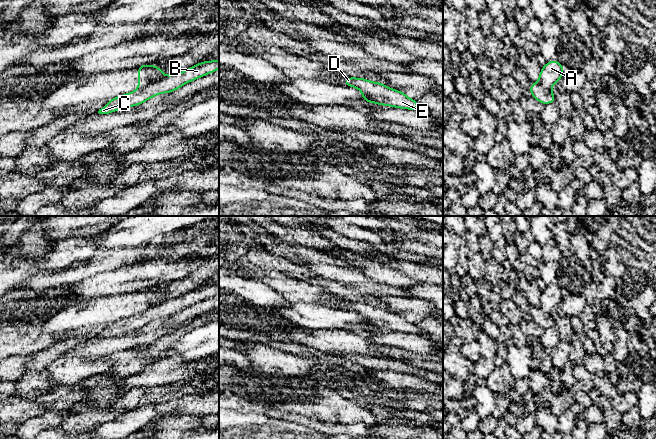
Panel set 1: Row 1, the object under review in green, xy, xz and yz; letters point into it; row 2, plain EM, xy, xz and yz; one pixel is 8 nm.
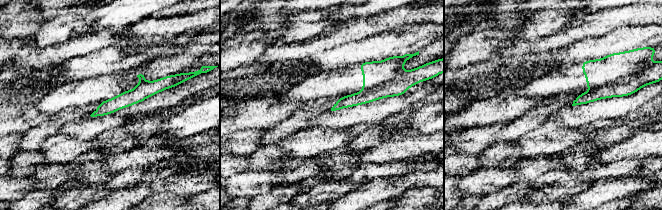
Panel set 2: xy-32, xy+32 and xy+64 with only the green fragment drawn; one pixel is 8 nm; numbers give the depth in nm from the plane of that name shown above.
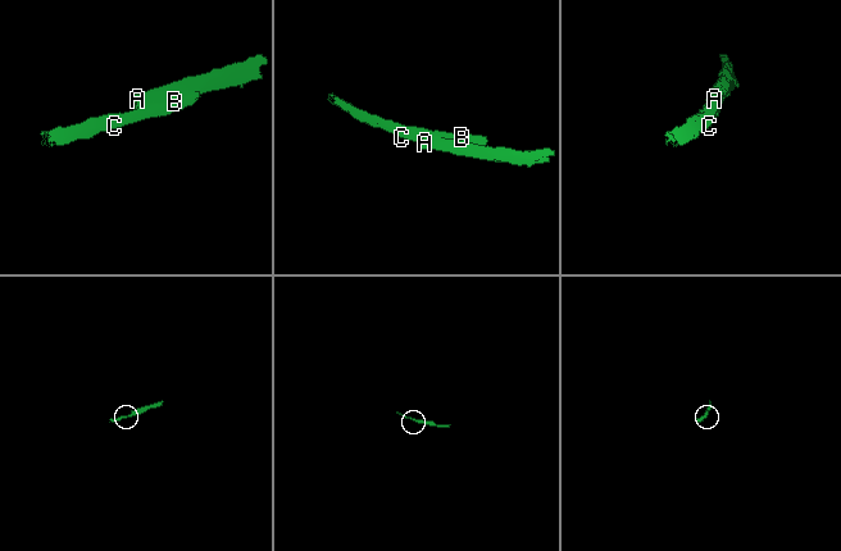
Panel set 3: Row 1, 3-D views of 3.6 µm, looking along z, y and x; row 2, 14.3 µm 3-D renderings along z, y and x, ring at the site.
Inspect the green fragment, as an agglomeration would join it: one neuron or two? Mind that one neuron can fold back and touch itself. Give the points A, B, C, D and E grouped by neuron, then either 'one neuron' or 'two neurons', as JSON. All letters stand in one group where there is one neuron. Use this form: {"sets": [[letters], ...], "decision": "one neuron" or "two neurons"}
{"sets": [["A"], ["B", "C", "D", "E"]], "decision": "two neurons"}

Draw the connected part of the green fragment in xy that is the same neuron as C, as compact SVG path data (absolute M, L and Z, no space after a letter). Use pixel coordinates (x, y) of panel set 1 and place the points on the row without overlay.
M219 284L202 285L180 297L166 299L161 303L149 307L130 317L122 318L108 324L108 327L99 333L99 338L109 338L120 333L134 331L145 325L164 317L171 317L181 312L186 307L211 298L219 293Z

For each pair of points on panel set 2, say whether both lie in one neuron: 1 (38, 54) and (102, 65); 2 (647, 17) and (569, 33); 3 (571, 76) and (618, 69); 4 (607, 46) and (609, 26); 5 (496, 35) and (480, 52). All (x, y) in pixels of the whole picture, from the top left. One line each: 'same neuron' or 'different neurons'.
1: different neurons
2: same neuron
3: same neuron
4: different neurons
5: same neuron

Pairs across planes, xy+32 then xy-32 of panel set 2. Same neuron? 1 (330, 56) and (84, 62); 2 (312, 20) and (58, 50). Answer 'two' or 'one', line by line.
1: one
2: two

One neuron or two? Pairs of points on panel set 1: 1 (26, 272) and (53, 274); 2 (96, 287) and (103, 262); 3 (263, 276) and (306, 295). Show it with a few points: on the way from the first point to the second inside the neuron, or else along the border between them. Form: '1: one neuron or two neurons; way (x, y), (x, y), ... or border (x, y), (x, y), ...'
1: two neurons; border (39, 270), (22, 287)
2: two neurons; border (123, 267), (108, 272), (101, 272), (98, 275)
3: one neuron; way (274, 279), (295, 291)

